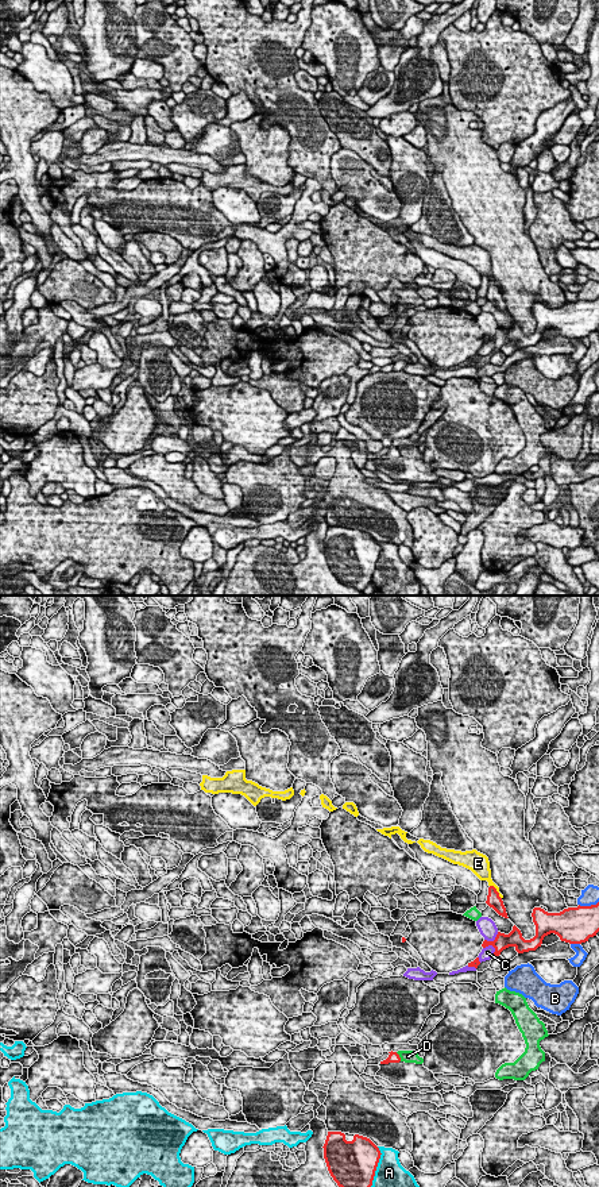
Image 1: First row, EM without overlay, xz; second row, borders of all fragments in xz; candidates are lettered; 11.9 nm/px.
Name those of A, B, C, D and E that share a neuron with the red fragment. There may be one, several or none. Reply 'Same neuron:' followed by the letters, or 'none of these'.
Same neuron: none of these

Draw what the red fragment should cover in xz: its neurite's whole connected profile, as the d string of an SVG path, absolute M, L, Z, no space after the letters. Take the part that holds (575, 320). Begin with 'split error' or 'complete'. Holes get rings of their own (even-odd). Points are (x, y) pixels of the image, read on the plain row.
complete; M599 297L591 301L568 302L560 308L548 308L541 302L534 302L532 312L536 320L533 334L525 335L514 320L509 329L498 327L494 336L484 335L482 342L492 340L495 352L509 342L514 342L518 348L536 346L541 342L544 332L550 328L557 329L561 336L581 339L599 327Z

